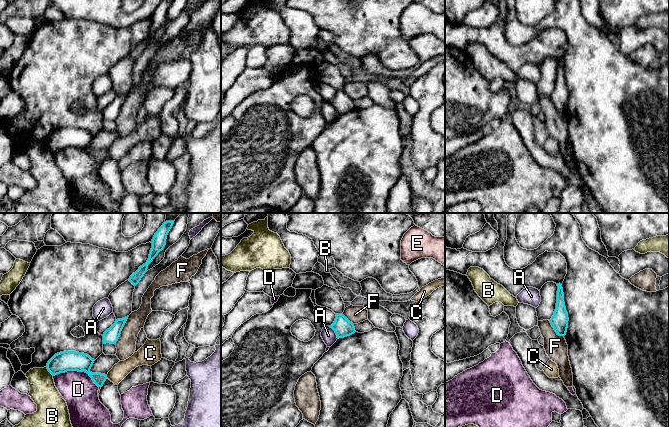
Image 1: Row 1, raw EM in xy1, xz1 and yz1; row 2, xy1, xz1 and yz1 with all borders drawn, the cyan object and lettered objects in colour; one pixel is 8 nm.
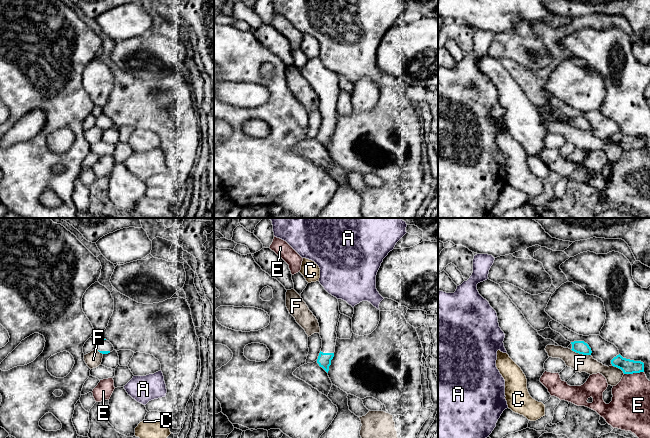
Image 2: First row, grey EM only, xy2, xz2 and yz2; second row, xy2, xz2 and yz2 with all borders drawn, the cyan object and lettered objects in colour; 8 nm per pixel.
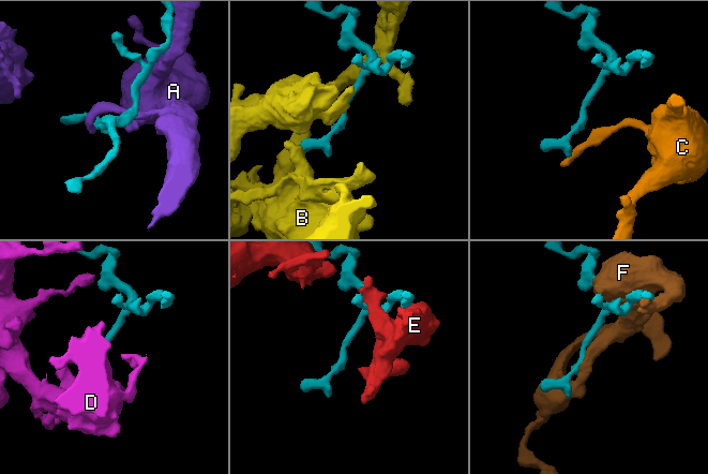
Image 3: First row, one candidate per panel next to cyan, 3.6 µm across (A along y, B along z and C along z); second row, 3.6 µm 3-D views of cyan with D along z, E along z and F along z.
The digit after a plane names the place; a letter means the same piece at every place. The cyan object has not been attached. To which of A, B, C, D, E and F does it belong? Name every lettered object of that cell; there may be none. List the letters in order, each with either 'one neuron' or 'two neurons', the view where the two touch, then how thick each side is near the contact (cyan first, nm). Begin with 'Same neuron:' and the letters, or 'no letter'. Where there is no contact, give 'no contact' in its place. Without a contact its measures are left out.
Same neuron: no letter
A: two neurons; contact in xz1; calibres 150 and 120 nm
B: two neurons; contact in xy1; calibres 160 and 220 nm
C: two neurons; contact in xy1; calibres 150 and 130 nm
D: two neurons; contact in xy1; calibres 160 and 280 nm
E: two neurons; contact in yz2; calibres 120 and 300 nm
F: two neurons; contact in xy1; calibres 120 and 160 nm

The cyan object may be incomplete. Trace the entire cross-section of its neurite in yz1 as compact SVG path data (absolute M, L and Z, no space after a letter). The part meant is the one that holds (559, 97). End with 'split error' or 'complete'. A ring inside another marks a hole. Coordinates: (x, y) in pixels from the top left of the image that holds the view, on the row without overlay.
M557 60L557 79L554 91L549 96L555 108L559 112L565 112L568 104L568 89L566 87L565 78L564 78L564 69L562 60Z; complete

